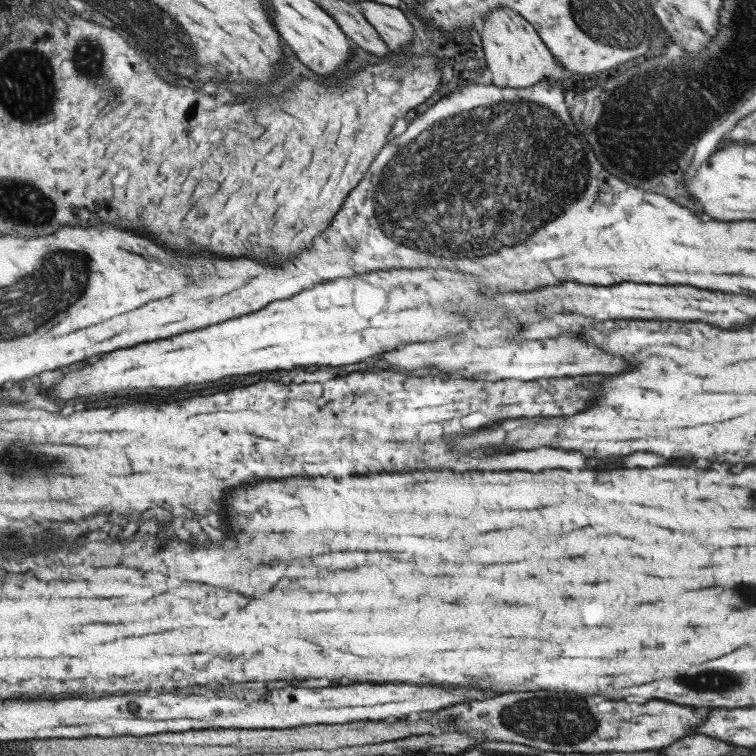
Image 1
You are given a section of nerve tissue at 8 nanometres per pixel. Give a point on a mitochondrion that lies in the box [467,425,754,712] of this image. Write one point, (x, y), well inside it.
(709, 681)

